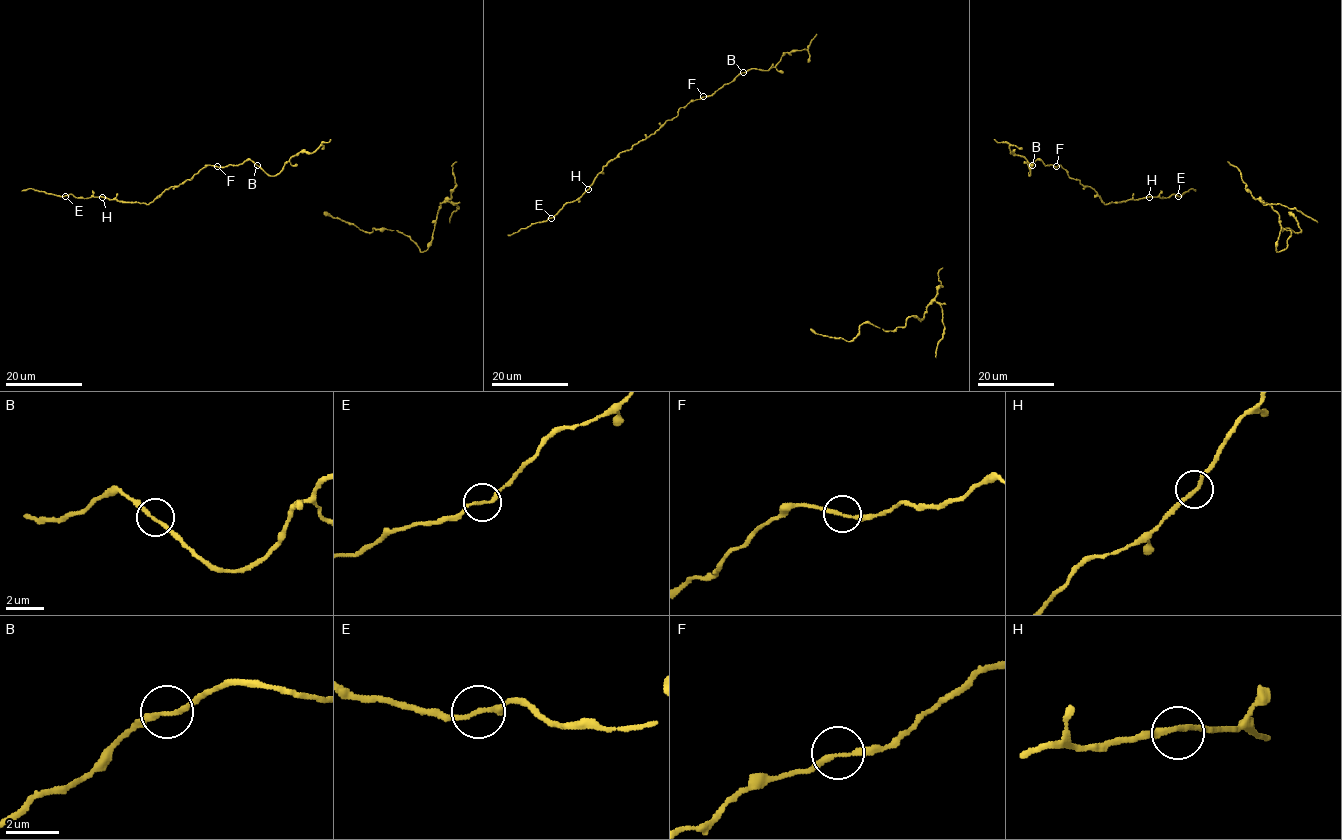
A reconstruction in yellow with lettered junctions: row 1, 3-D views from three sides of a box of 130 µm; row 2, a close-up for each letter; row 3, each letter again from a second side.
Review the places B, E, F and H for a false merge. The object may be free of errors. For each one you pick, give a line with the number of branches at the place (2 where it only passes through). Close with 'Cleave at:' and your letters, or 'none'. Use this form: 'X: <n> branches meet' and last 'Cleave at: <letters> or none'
E: 2 branches meet
Cleave at: E

